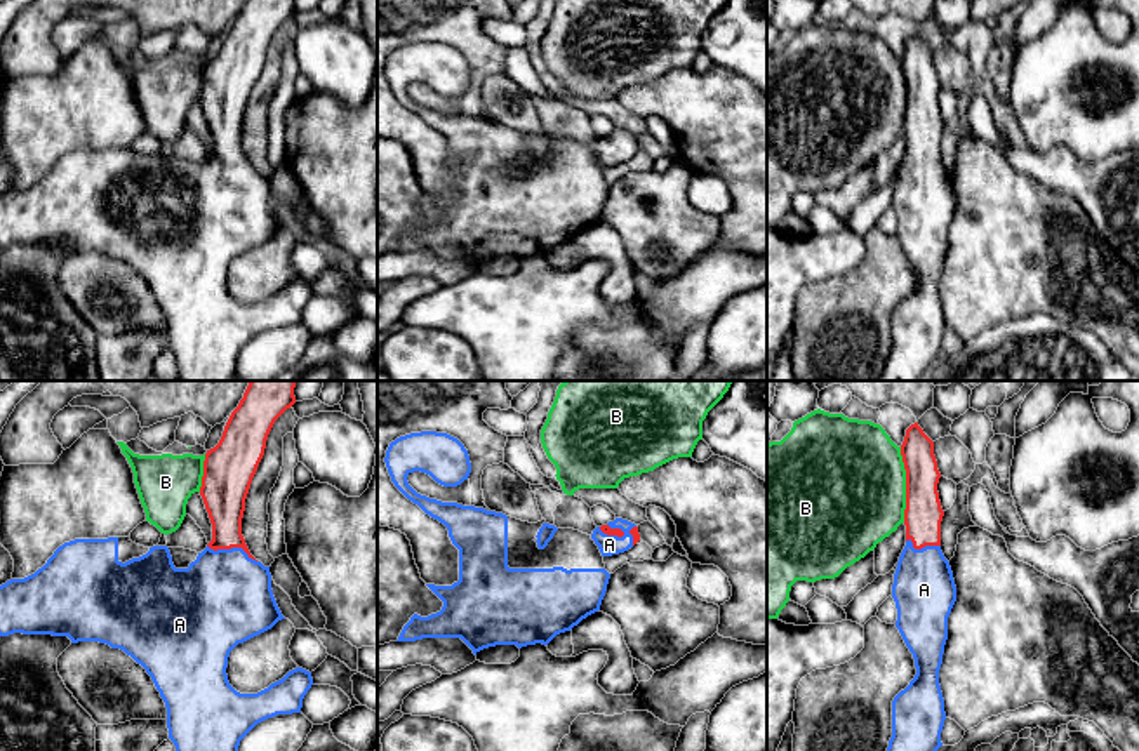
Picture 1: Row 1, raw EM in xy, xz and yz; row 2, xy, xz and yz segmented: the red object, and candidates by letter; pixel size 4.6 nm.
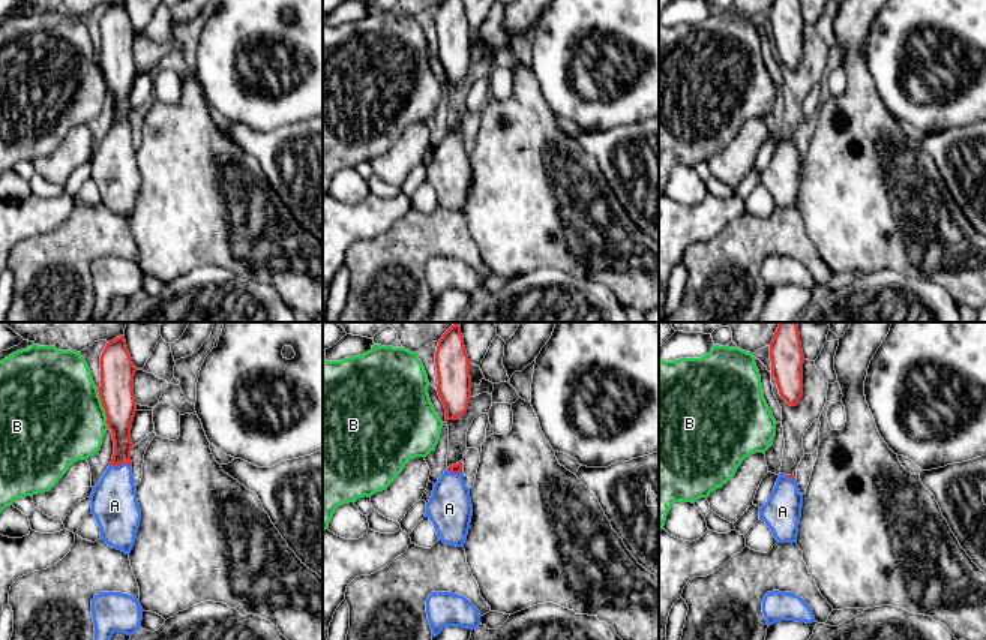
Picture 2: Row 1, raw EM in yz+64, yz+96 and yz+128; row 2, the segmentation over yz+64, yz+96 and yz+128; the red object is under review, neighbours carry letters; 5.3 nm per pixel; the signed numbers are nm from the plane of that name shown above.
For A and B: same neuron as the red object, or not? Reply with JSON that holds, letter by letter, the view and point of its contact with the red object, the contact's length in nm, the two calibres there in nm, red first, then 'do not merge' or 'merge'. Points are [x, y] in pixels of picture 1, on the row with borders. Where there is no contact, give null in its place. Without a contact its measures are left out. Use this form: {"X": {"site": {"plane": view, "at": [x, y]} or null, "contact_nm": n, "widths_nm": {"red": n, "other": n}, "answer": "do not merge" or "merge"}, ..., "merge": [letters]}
{"A": {"site": {"plane": "xy", "at": [232, 546]}, "contact_nm": 240, "widths_nm": {"red": 200, "other": 440}, "answer": "merge"}, "B": {"site": {"plane": "yz", "at": [906, 485]}, "contact_nm": 360, "widths_nm": {"red": 180, "other": 500}, "answer": "do not merge"}, "merge": ["A"]}

